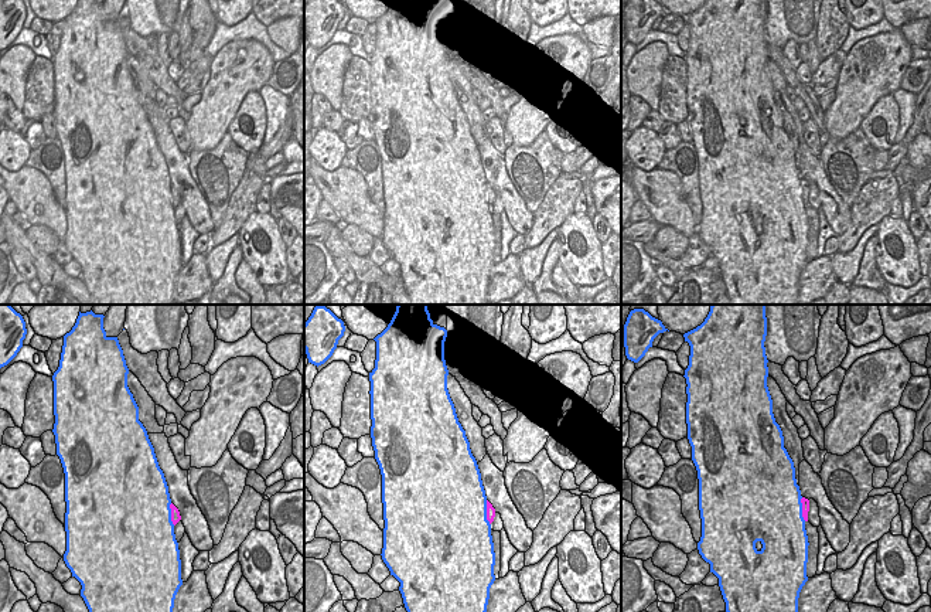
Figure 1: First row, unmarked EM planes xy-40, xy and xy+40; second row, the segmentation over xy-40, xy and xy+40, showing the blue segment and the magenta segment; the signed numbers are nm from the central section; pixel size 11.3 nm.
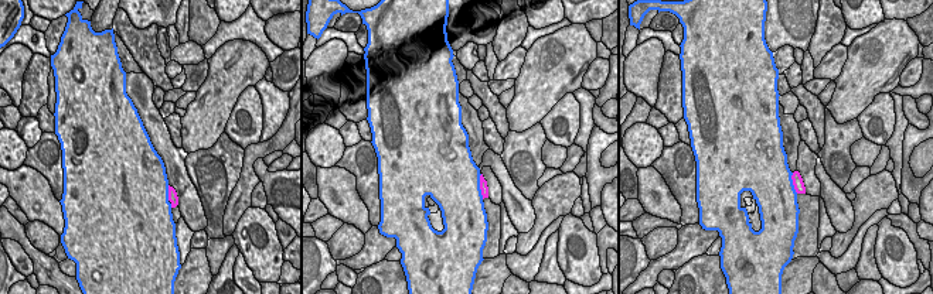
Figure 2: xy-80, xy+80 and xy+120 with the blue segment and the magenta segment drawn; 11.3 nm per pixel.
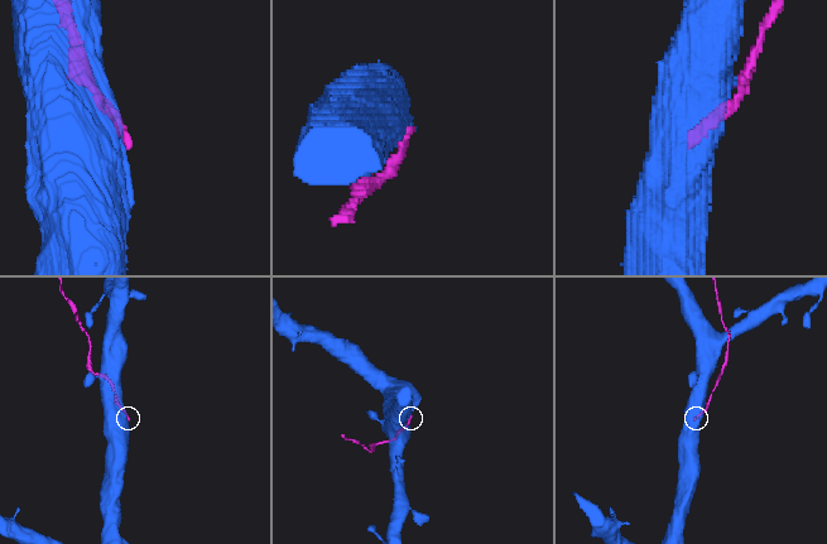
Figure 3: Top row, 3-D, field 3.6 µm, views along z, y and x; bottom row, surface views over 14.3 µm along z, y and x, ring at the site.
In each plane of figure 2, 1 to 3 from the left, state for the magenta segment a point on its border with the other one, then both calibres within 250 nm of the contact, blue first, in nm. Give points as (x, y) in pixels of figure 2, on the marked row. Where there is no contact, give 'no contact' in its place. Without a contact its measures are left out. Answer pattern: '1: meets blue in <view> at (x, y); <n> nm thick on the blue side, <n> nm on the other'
1: meets blue in xy-80 at (167, 192); 500 nm thick on the blue side, 120 nm on the other
2: meets blue in xy+80 at (479, 187); 500 nm thick on the blue side, 100 nm on the other
3: meets blue in xy+120 at (792, 183); 480 nm thick on the blue side, 130 nm on the other

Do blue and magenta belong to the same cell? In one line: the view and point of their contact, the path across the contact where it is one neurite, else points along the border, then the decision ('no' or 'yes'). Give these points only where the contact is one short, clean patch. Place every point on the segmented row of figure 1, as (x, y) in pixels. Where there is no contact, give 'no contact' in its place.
xy (486, 513) | no

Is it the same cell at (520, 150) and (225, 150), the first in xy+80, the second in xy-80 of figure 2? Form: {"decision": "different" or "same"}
{"decision": "same"}

